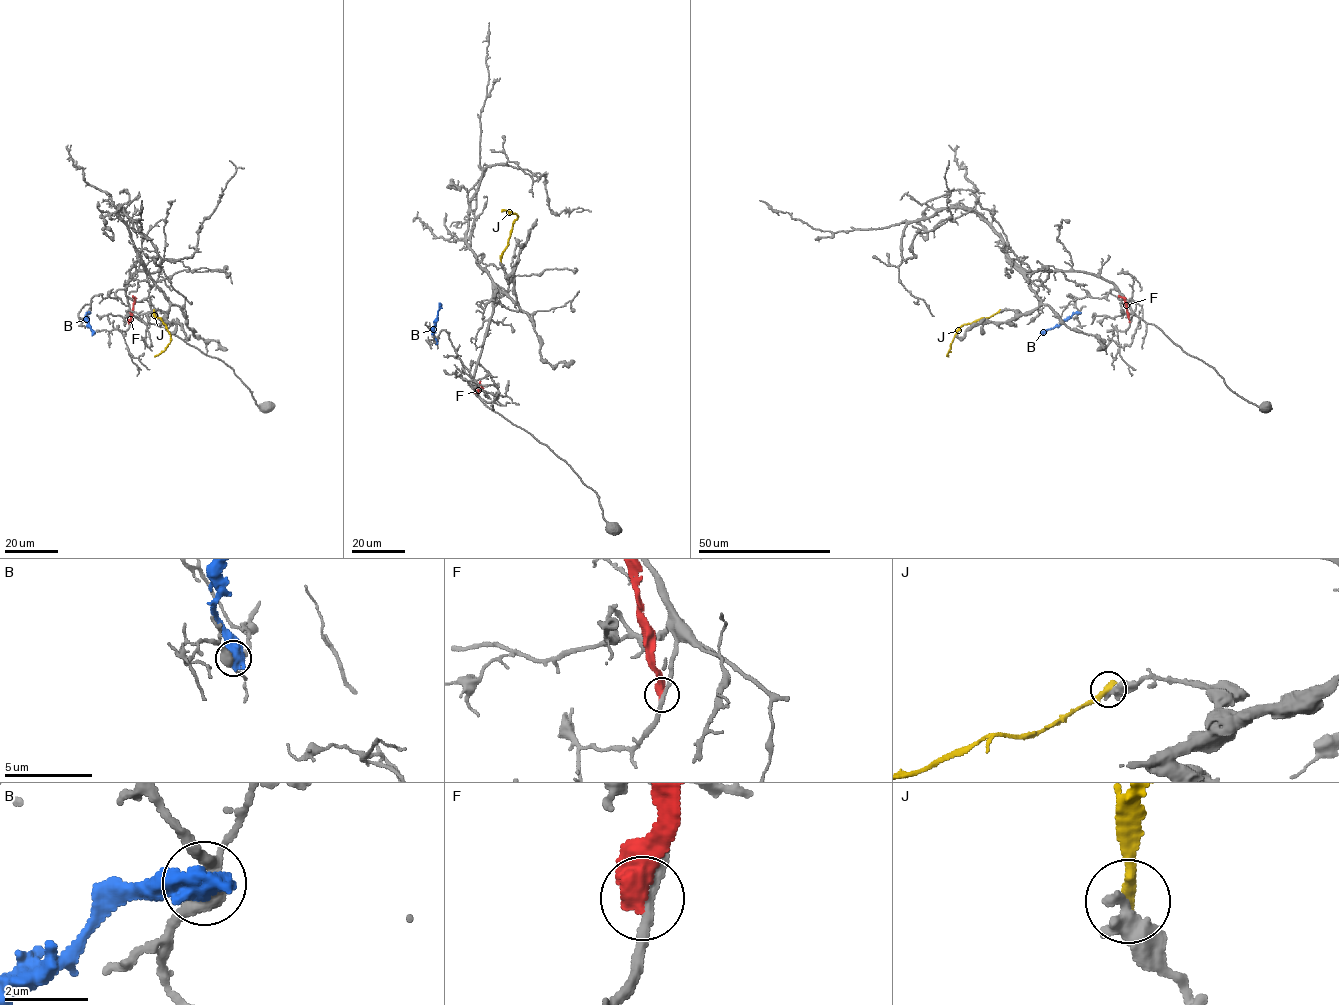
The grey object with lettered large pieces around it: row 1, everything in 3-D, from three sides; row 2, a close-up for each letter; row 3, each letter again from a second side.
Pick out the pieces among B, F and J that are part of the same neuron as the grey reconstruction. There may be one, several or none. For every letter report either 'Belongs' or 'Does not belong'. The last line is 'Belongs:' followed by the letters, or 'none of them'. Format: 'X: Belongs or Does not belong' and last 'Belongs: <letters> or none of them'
B: Does not belong
F: Does not belong
J: Does not belong
Belongs: none of them

